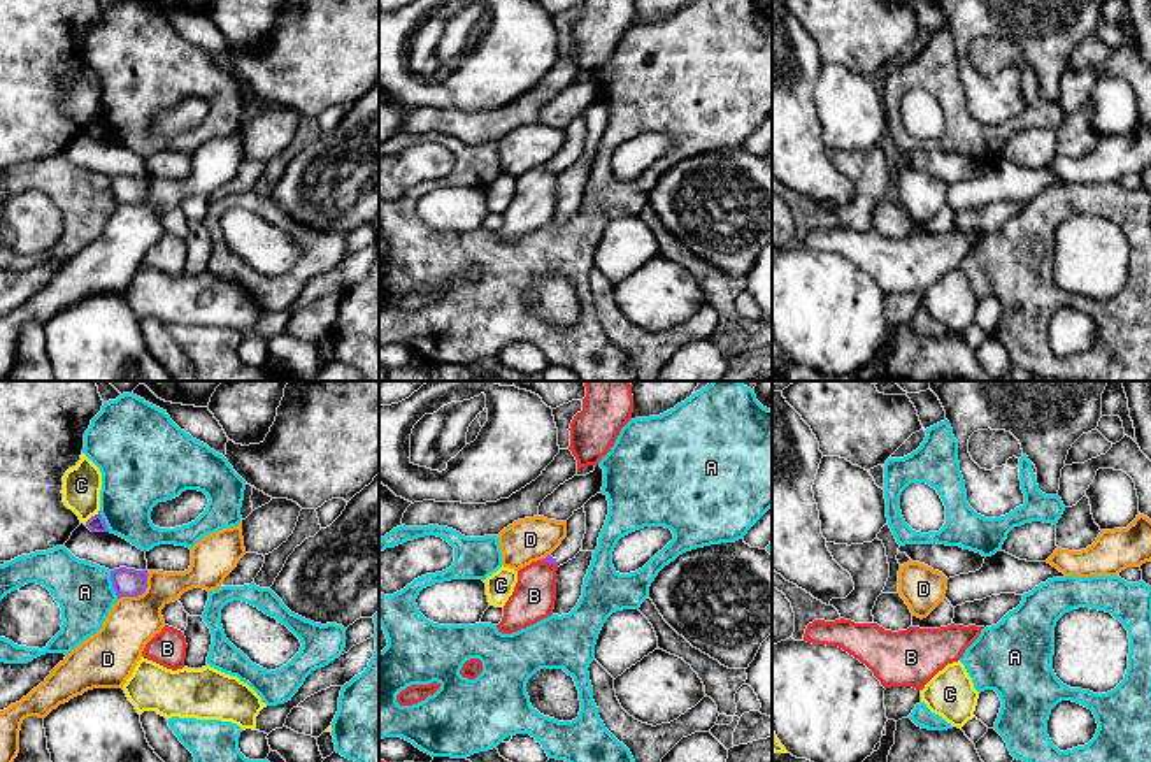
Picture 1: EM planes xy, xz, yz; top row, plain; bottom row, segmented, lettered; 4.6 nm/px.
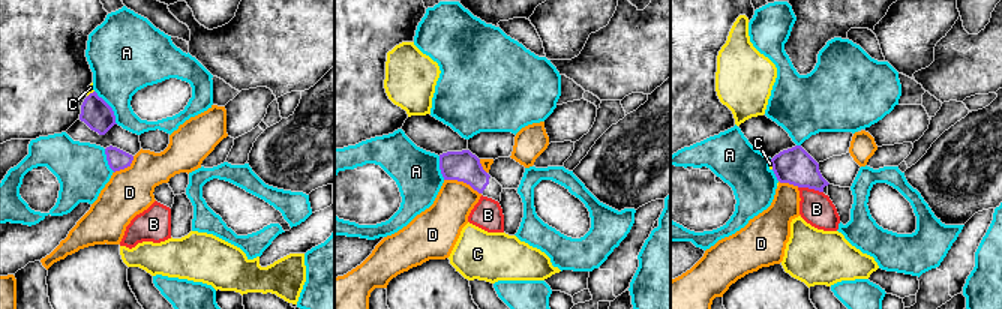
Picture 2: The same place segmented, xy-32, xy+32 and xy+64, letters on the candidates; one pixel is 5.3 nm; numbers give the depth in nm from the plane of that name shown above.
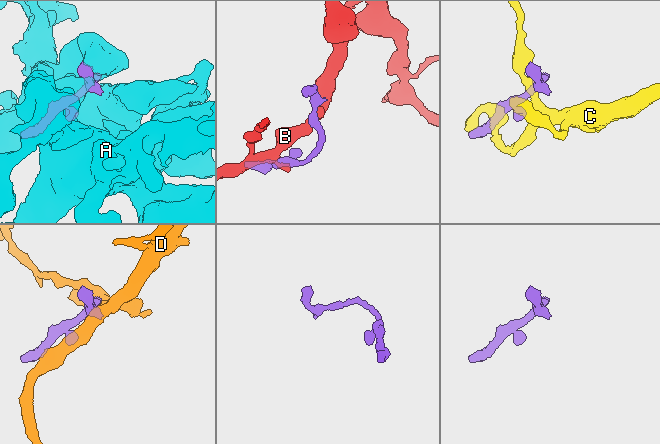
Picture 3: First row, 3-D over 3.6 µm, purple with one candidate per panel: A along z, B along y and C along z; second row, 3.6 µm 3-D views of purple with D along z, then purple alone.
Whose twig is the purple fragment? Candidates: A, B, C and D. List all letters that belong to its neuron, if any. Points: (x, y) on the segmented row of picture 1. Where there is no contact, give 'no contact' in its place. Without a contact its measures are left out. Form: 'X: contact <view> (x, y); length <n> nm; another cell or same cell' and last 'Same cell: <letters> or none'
A: contact xy (113, 585); length 130 nm; another cell
B: contact xz (550, 562); length 80 nm; another cell
C: contact xy (92, 517); length 100 nm; another cell
D: contact xy (141, 594); length 190 nm; another cell
Same cell: none

